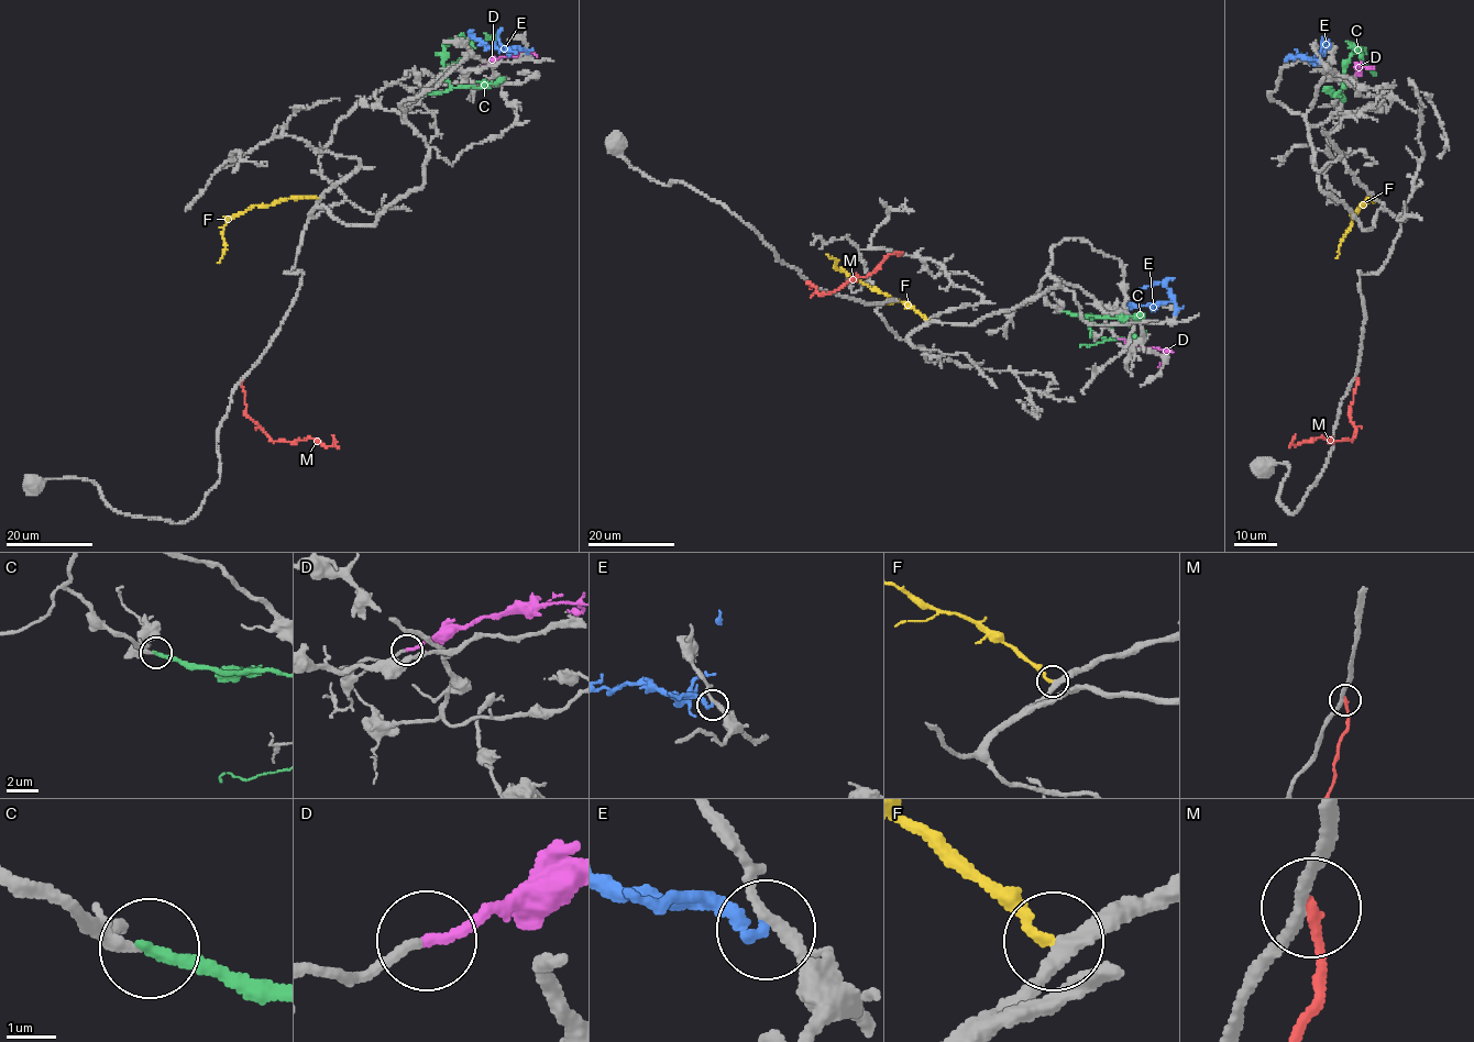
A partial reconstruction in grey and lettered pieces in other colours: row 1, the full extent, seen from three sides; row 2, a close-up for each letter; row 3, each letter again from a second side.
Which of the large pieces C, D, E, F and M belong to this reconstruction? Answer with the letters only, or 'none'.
C, D

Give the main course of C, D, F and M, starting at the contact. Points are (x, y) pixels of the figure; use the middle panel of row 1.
C: (1063, 311), (1089, 316), (1092, 331), (1103, 339), (1114, 337), (1080, 346)
D: (1119, 337), (1142, 347), (1162, 348), (1165, 359), (1158, 366)
F: (926, 320), (905, 303), (875, 291), (836, 268), (835, 258), (826, 255)
M: (813, 286), (806, 283), (818, 294), (838, 289), (869, 275), (891, 253), (898, 256)

